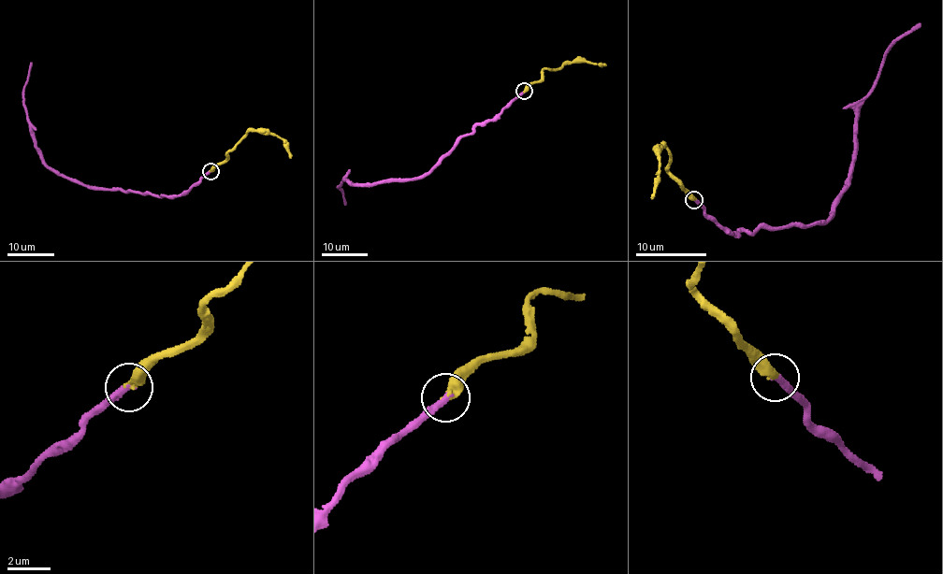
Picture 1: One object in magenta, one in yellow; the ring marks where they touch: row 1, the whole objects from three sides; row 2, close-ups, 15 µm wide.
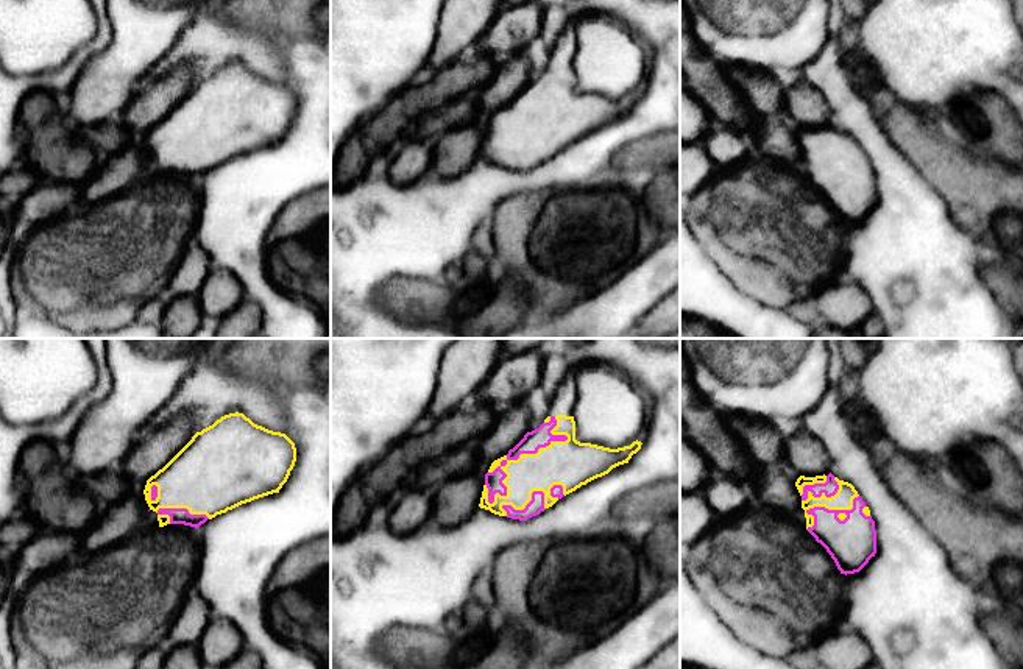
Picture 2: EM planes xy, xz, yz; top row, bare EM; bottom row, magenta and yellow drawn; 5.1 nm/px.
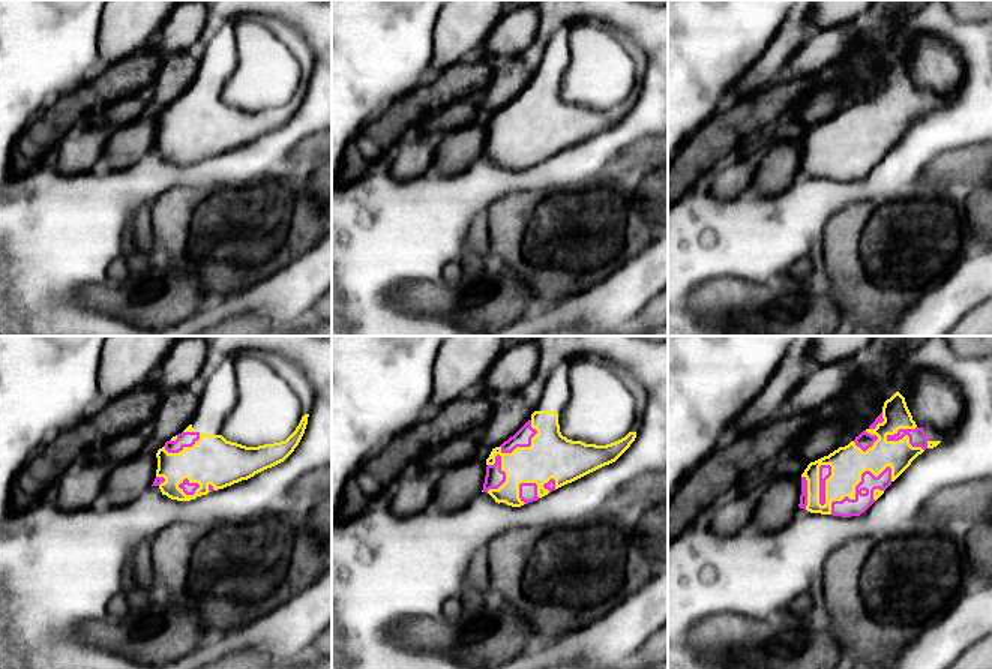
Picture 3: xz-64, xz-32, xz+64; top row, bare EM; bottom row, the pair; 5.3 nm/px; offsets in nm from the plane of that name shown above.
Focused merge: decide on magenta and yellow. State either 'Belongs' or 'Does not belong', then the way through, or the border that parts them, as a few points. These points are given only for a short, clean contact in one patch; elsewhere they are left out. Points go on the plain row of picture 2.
Belongs

